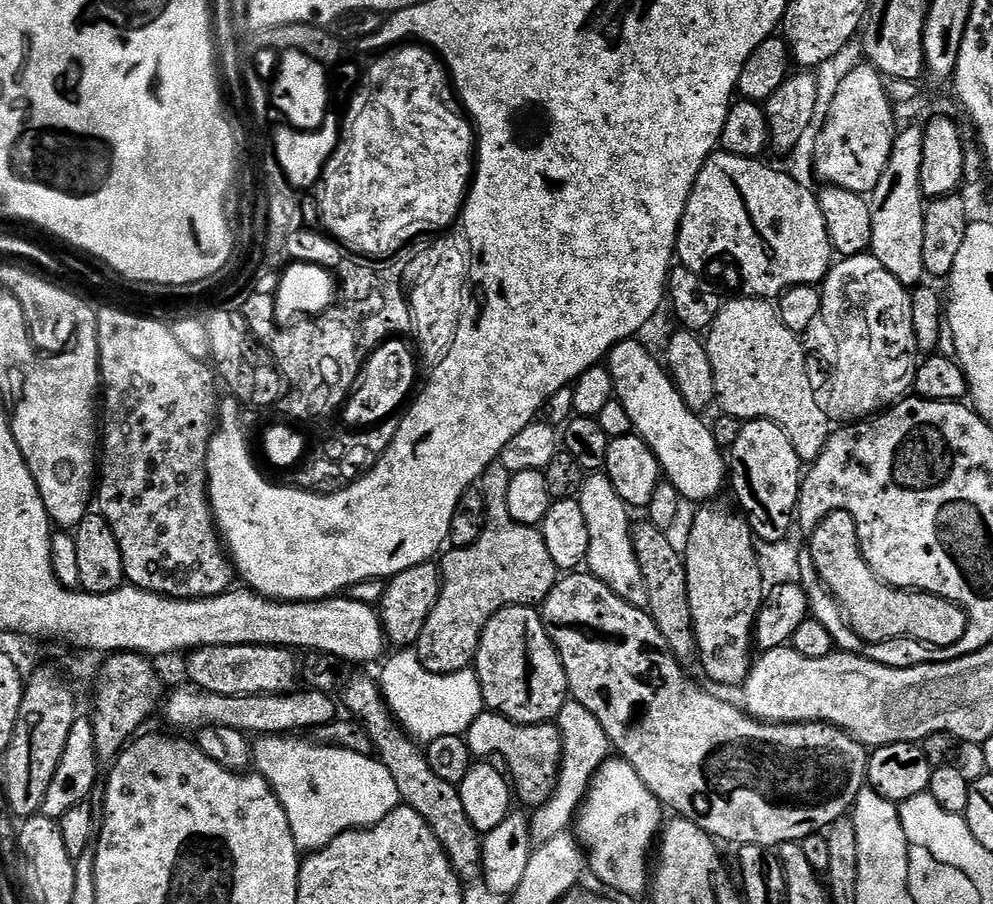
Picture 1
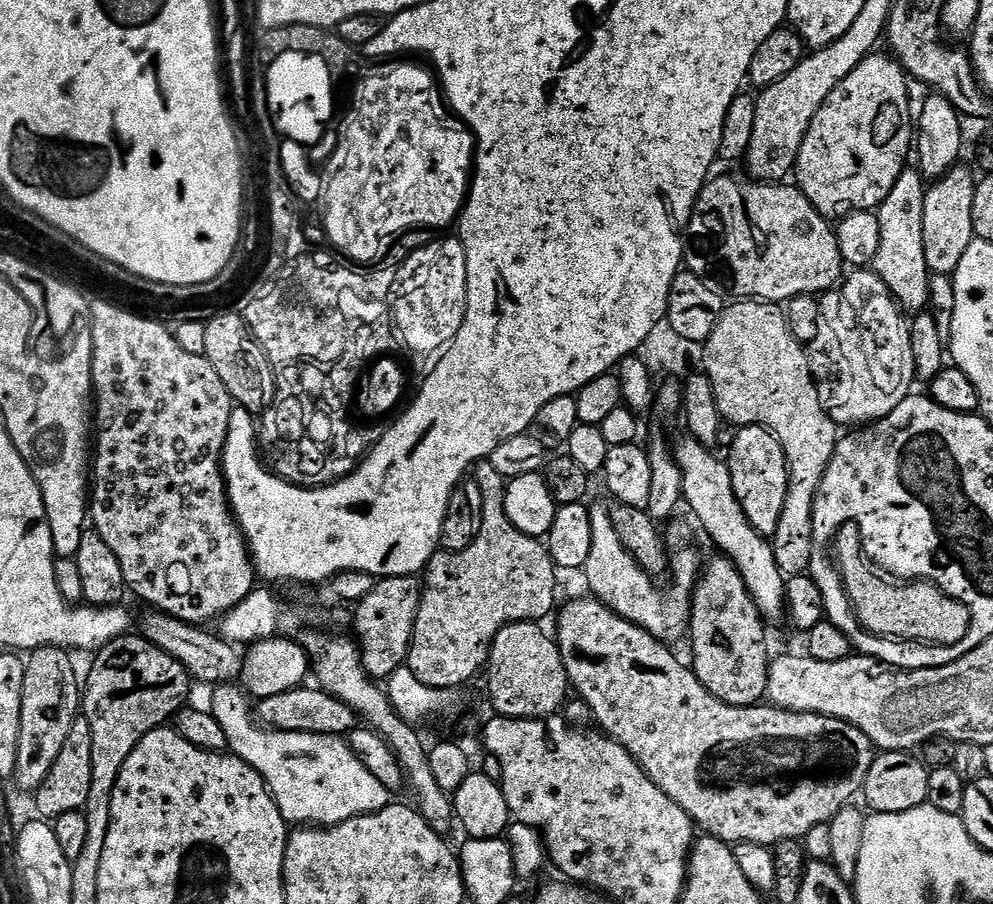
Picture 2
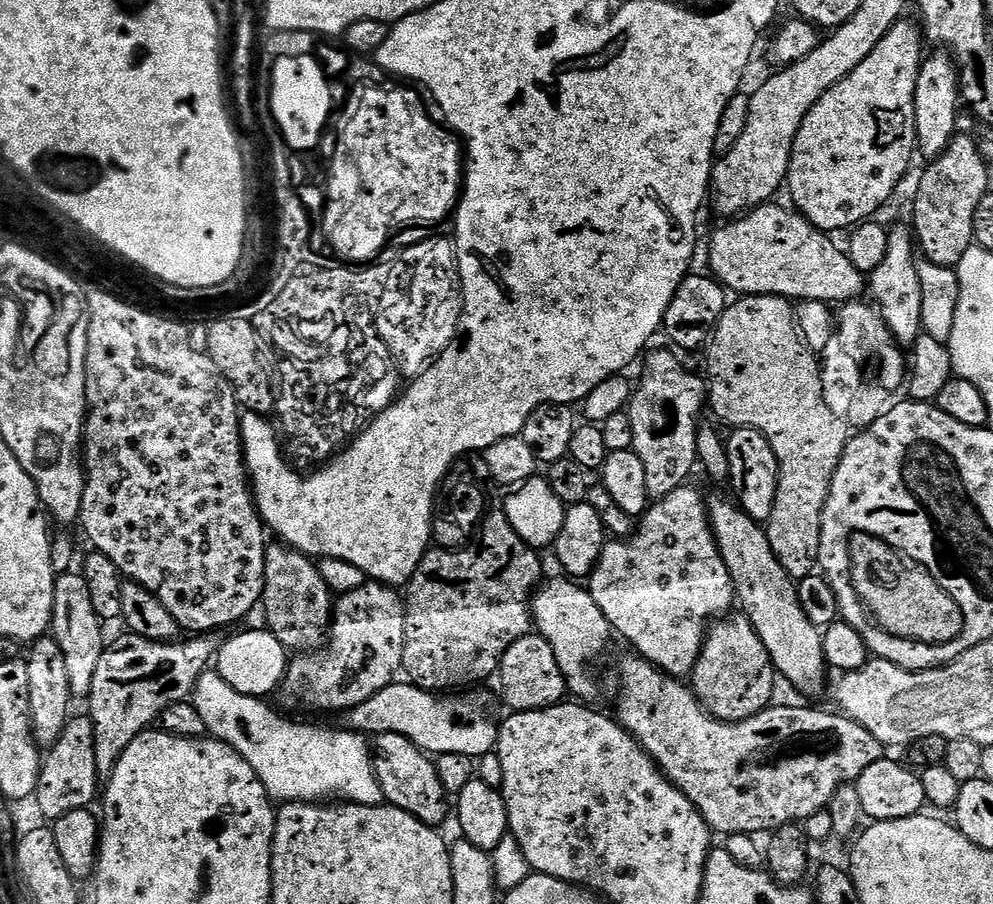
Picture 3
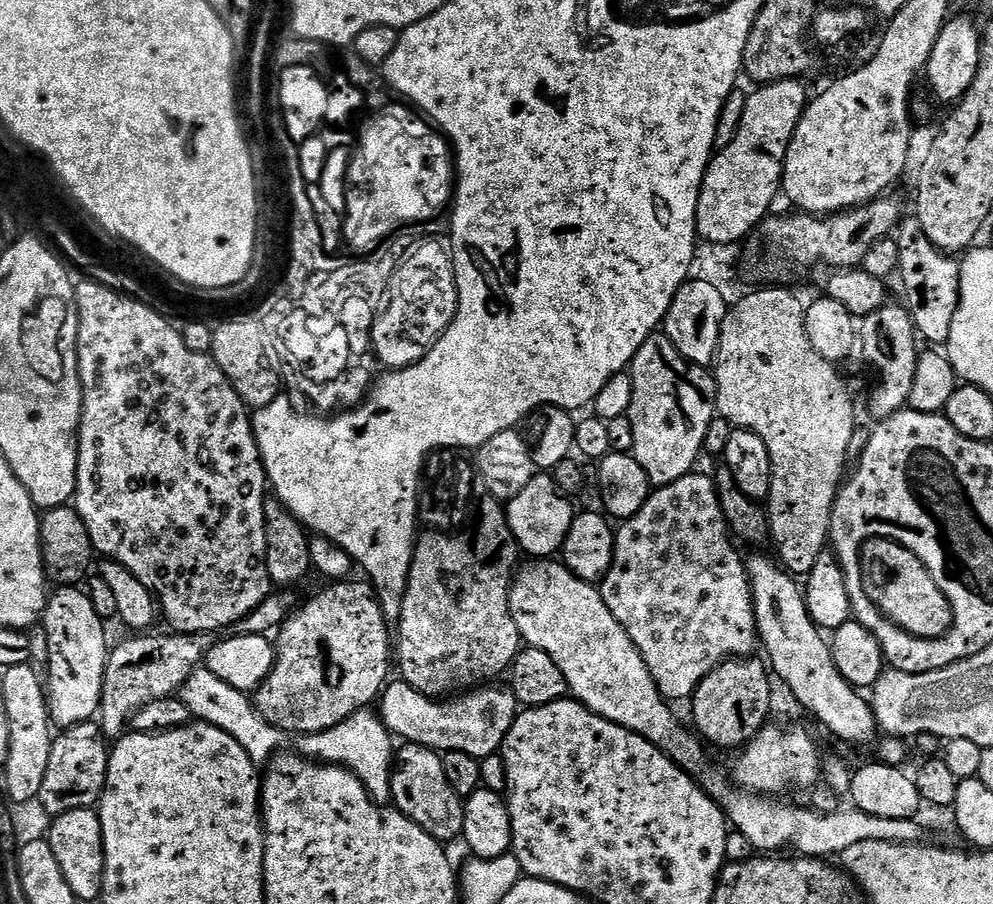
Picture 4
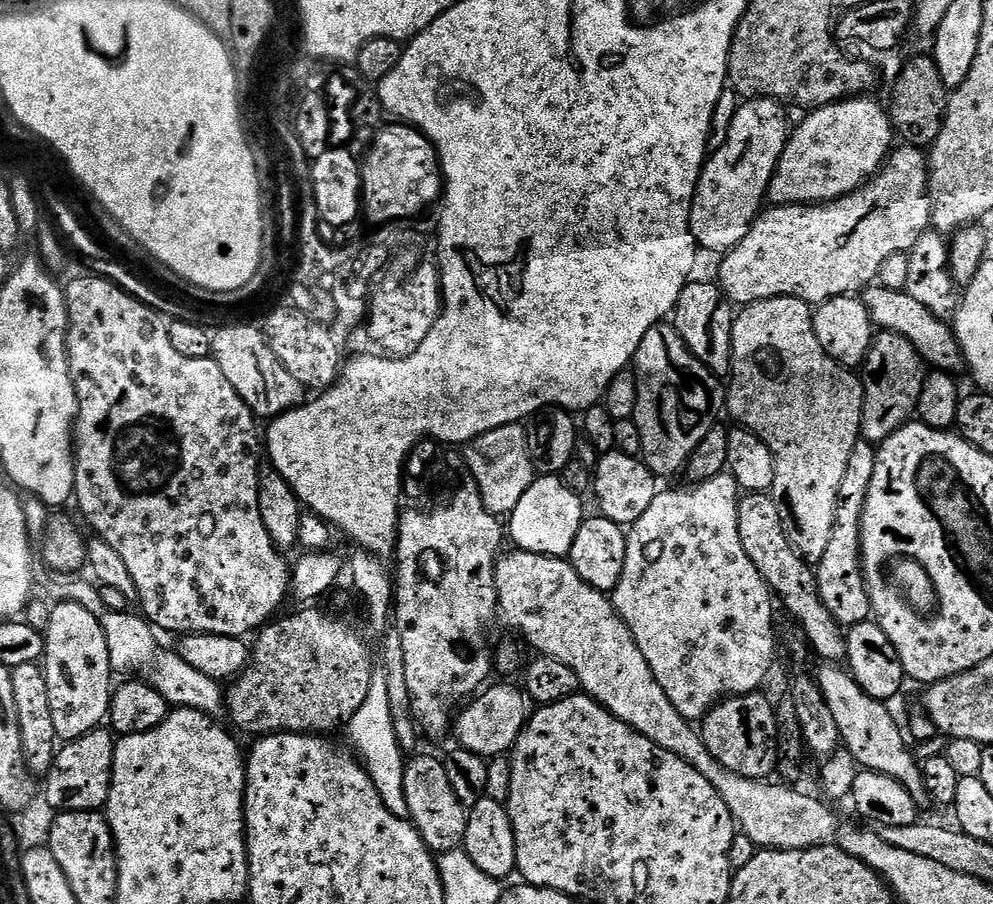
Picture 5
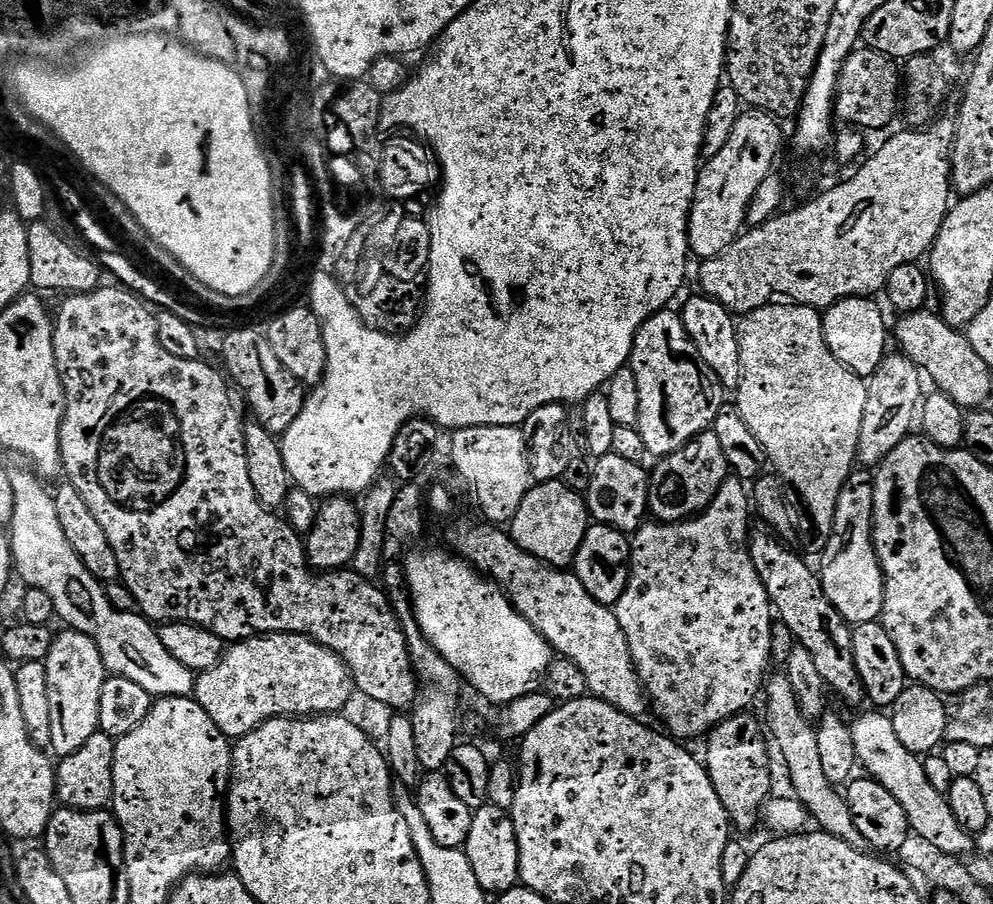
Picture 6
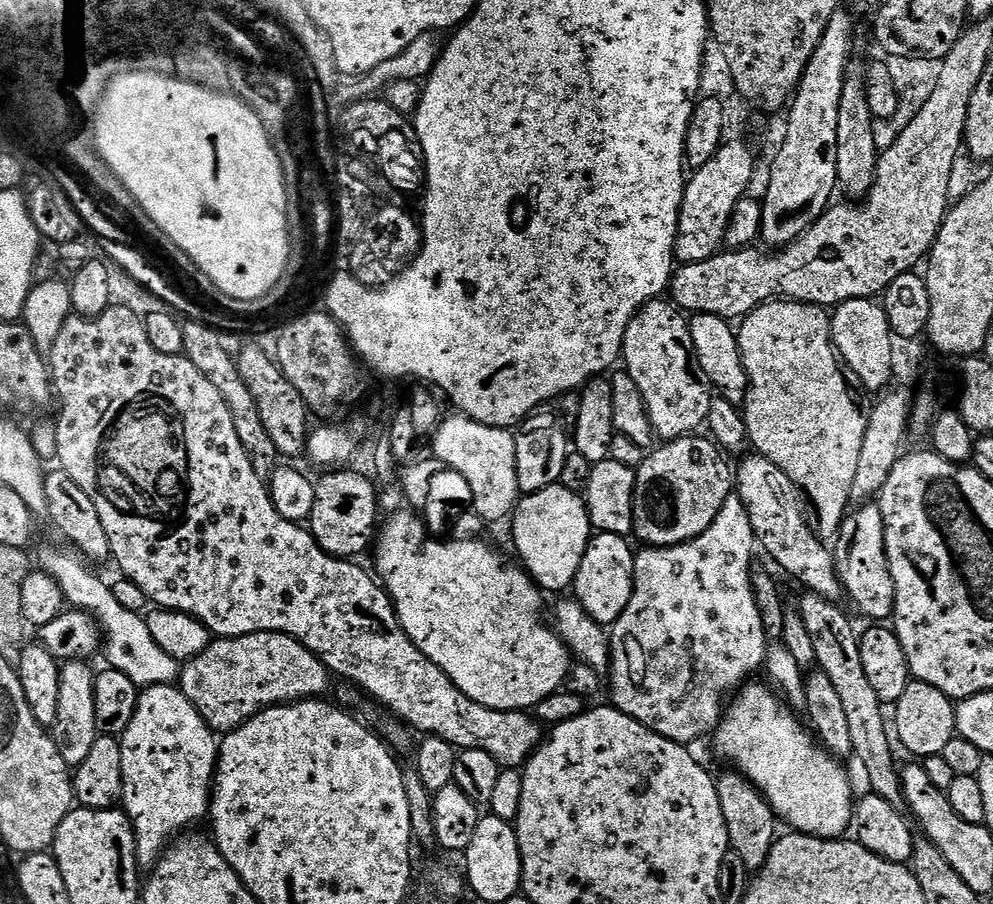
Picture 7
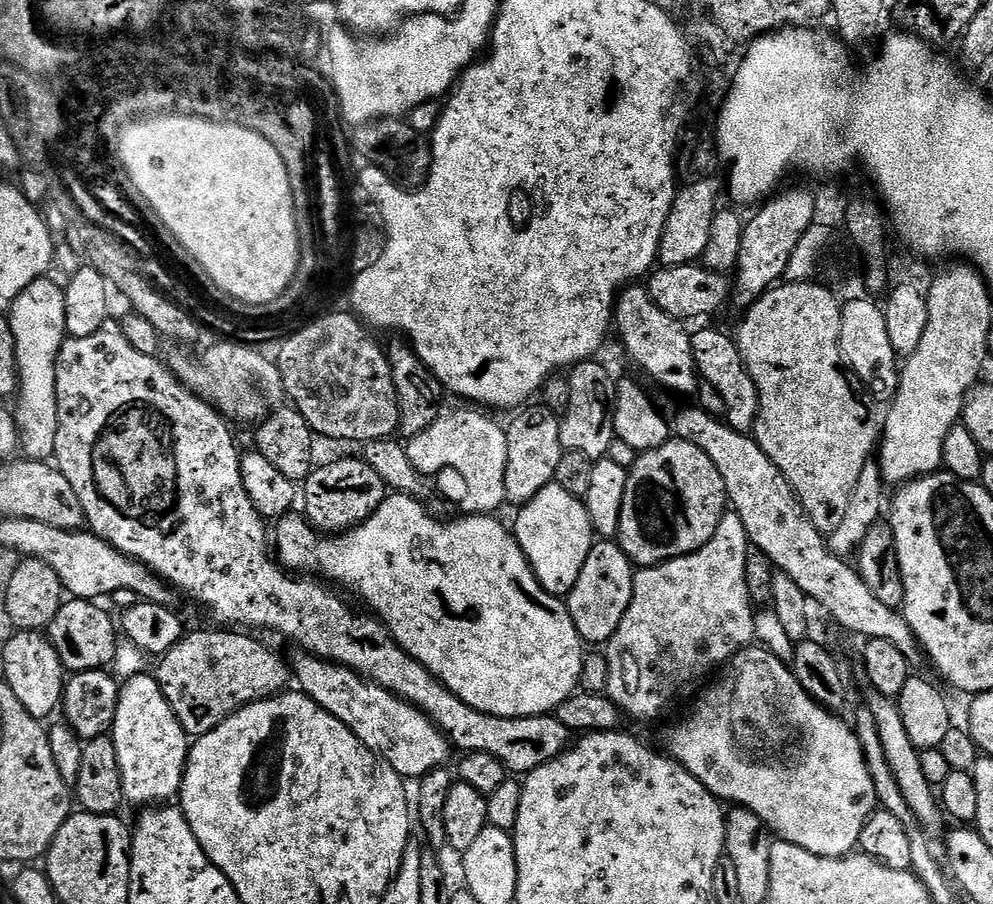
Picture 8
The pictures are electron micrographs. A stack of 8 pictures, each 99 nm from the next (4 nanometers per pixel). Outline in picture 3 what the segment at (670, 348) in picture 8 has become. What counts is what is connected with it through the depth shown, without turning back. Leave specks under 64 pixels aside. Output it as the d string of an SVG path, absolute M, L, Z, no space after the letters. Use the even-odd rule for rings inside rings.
M675 351L651 352L643 357L644 373L640 384L638 380L635 385L626 411L634 425L632 451L642 458L648 495L657 501L681 487L696 468L697 434L700 414L708 402L708 386L702 376L694 374L675 356Z

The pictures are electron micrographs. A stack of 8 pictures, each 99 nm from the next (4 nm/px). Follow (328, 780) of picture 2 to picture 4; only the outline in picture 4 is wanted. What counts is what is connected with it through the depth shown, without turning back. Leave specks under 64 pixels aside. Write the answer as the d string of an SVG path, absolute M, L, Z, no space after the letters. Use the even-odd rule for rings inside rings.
M207 666L196 668L184 679L184 687L178 693L178 699L186 705L192 717L197 721L230 734L230 738L234 738L234 742L238 742L238 746L242 746L242 750L250 754L250 758L256 765L267 765L272 757L281 751L282 733L280 729L273 724L266 723L256 711L253 701L245 693L234 690L234 686L210 674ZM375 711L355 712L349 720L338 726L330 730L301 735L299 740L299 755L325 764L339 764L341 768L347 768L361 780L377 804L387 805L391 801L394 737Z

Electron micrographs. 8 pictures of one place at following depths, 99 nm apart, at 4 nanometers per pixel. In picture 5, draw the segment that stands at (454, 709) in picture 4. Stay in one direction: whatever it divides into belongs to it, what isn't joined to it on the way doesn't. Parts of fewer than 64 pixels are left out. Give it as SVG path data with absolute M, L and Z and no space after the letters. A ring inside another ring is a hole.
M494 684L485 687L454 720L454 736L460 739L459 747L485 758L511 753L530 715L529 701L517 685L516 689L512 684Z

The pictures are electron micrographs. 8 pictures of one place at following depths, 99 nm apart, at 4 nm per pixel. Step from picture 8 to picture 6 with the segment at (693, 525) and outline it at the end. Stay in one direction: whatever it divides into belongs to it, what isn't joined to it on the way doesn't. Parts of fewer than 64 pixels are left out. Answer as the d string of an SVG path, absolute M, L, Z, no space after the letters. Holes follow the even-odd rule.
M710 430L694 437L674 454L661 457L655 464L656 468L649 473L647 502L649 515L662 524L677 524L679 520L699 516L714 502L718 490L730 476L718 434Z

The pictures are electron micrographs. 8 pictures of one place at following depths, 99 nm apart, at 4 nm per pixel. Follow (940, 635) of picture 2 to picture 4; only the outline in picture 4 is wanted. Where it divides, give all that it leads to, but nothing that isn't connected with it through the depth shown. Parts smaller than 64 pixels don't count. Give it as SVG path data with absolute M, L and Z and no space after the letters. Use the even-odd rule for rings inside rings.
M866 536L856 546L856 568L860 592L880 616L882 624L892 626L912 640L938 642L938 632L942 632L950 620L948 606L932 584L930 572L924 570L912 554L876 536Z

